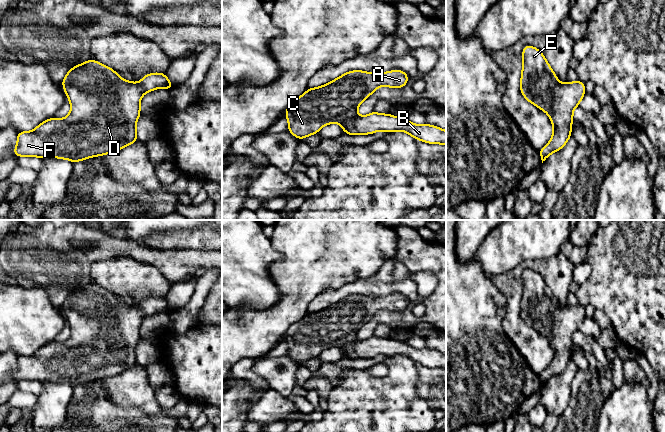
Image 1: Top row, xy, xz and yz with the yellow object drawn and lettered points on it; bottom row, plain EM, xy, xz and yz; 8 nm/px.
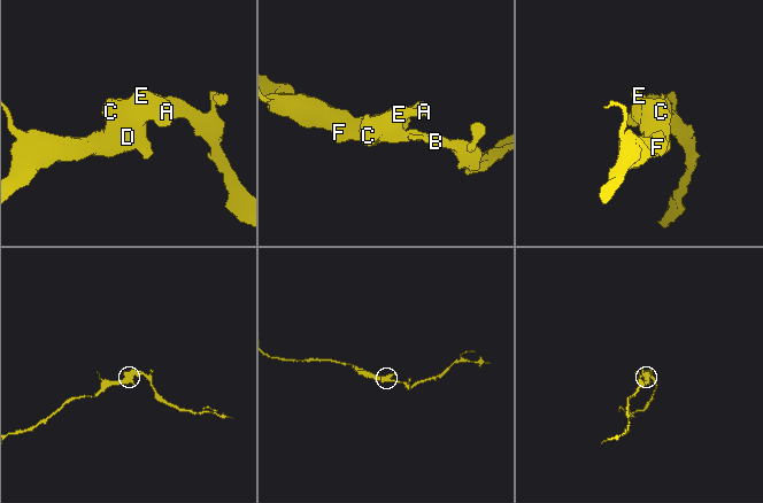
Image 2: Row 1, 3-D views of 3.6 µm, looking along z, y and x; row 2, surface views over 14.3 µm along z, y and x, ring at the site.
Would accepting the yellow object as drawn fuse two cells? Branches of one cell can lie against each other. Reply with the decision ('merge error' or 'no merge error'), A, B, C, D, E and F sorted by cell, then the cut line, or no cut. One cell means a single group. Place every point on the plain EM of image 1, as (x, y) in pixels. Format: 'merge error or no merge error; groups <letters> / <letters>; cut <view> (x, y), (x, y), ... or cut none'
no merge error; groups A B C D E F; cut none

